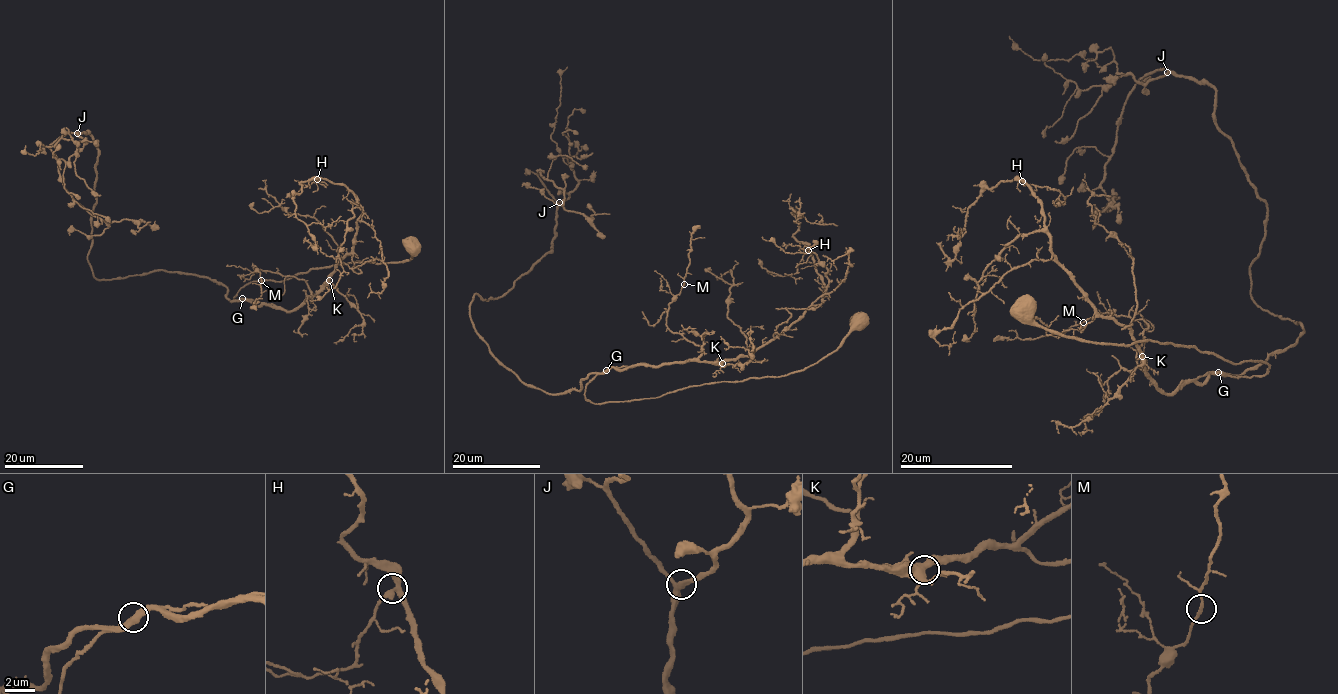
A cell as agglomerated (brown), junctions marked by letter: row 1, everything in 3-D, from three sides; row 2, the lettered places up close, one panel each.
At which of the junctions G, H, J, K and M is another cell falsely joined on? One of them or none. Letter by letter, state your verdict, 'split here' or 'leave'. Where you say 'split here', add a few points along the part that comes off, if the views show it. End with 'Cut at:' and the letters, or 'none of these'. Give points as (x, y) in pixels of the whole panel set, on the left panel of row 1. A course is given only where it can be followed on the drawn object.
G: leave
H: leave
J: leave
K: leave
M: leave
Cut at: none of these

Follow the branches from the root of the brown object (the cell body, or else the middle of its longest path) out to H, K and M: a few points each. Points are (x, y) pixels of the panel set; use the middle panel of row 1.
H: (856, 320), (832, 352), (783, 376), (586, 398), (612, 367), (753, 353), (823, 301), (808, 250)
K: (856, 320), (832, 352), (783, 376), (614, 402), (593, 403), (585, 395), (586, 385), (612, 367), (722, 363)
M: (856, 320), (832, 352), (783, 376), (588, 400), (586, 385), (612, 367), (701, 354), (667, 325), (684, 284)

